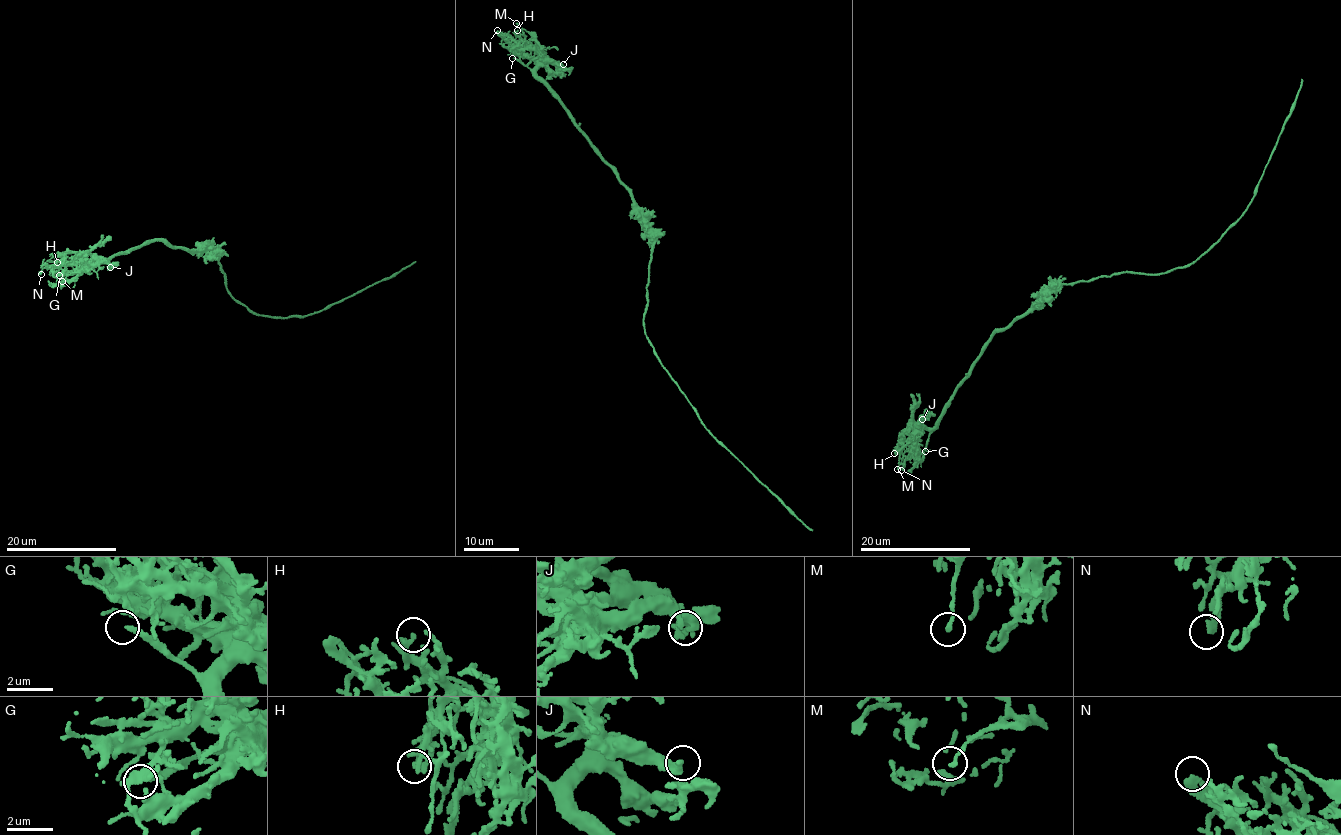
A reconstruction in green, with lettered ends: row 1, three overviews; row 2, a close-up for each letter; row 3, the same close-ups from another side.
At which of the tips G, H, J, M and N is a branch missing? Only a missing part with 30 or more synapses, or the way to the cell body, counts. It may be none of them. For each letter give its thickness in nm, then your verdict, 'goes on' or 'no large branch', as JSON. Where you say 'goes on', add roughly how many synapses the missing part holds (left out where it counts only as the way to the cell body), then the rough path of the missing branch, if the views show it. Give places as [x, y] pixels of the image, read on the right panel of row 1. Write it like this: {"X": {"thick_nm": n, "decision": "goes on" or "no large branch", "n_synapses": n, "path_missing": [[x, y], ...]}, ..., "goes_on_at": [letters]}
{"G": {"thick_nm": 160, "decision": "goes on"}, "H": {"thick_nm": 200, "decision": "no large branch"}, "J": {"thick_nm": 160, "decision": "no large branch"}, "M": {"thick_nm": 180, "decision": "no large branch"}, "N": {"thick_nm": 240, "decision": "no large branch"}, "goes_on_at": ["G"]}

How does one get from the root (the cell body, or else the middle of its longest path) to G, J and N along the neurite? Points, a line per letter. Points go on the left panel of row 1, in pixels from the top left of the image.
G: (220, 267), (216, 250), (206, 247), (189, 251), (185, 247), (173, 247), (158, 239), (59, 275)
J: (220, 267), (216, 250), (206, 247), (189, 251), (158, 239), (82, 265), (104, 262), (110, 267)
N: (220, 267), (216, 250), (189, 251), (158, 239), (90, 265), (72, 260), (41, 274)

